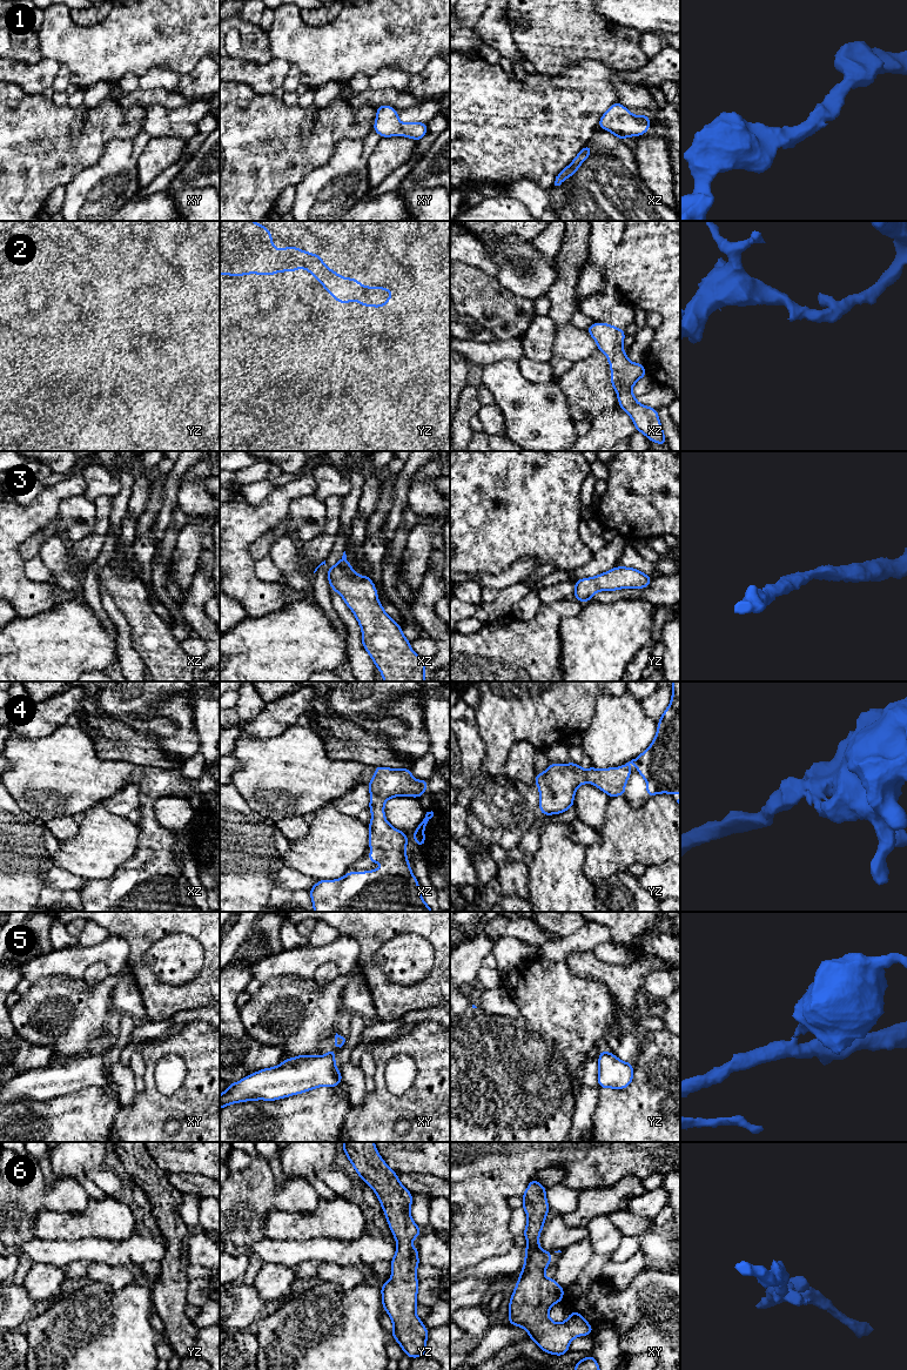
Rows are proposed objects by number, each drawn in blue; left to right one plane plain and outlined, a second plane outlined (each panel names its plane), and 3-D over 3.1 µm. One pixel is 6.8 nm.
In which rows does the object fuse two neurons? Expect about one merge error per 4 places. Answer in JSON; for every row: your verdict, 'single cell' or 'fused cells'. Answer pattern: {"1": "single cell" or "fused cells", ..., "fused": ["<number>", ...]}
{"1": "single cell", "2": "single cell", "3": "single cell", "4": "single cell", "5": "fused cells", "6": "single cell", "fused": ["5"]}

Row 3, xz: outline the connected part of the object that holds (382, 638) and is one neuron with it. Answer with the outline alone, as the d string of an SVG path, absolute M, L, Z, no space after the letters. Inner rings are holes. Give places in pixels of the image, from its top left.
M345 551L340 562L329 568L328 582L354 612L362 629L362 644L384 681L425 681L425 662L411 649L402 627L395 623L377 600L371 578L358 576L347 562Z

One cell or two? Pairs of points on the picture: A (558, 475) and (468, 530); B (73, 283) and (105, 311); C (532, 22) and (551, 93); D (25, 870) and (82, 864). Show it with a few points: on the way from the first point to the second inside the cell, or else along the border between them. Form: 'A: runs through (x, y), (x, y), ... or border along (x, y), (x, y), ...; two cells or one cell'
A: runs through (536, 481), (506, 510), (490, 511); one cell
B: runs through (80, 293), (84, 302), (95, 304); one cell
C: border along (537, 72), (542, 74); two cells
D: border along (60, 841), (59, 848), (52, 855), (52, 865); two cells

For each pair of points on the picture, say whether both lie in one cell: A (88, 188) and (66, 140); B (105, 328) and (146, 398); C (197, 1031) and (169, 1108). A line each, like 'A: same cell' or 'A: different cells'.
A: different cells
B: different cells
C: same cell

